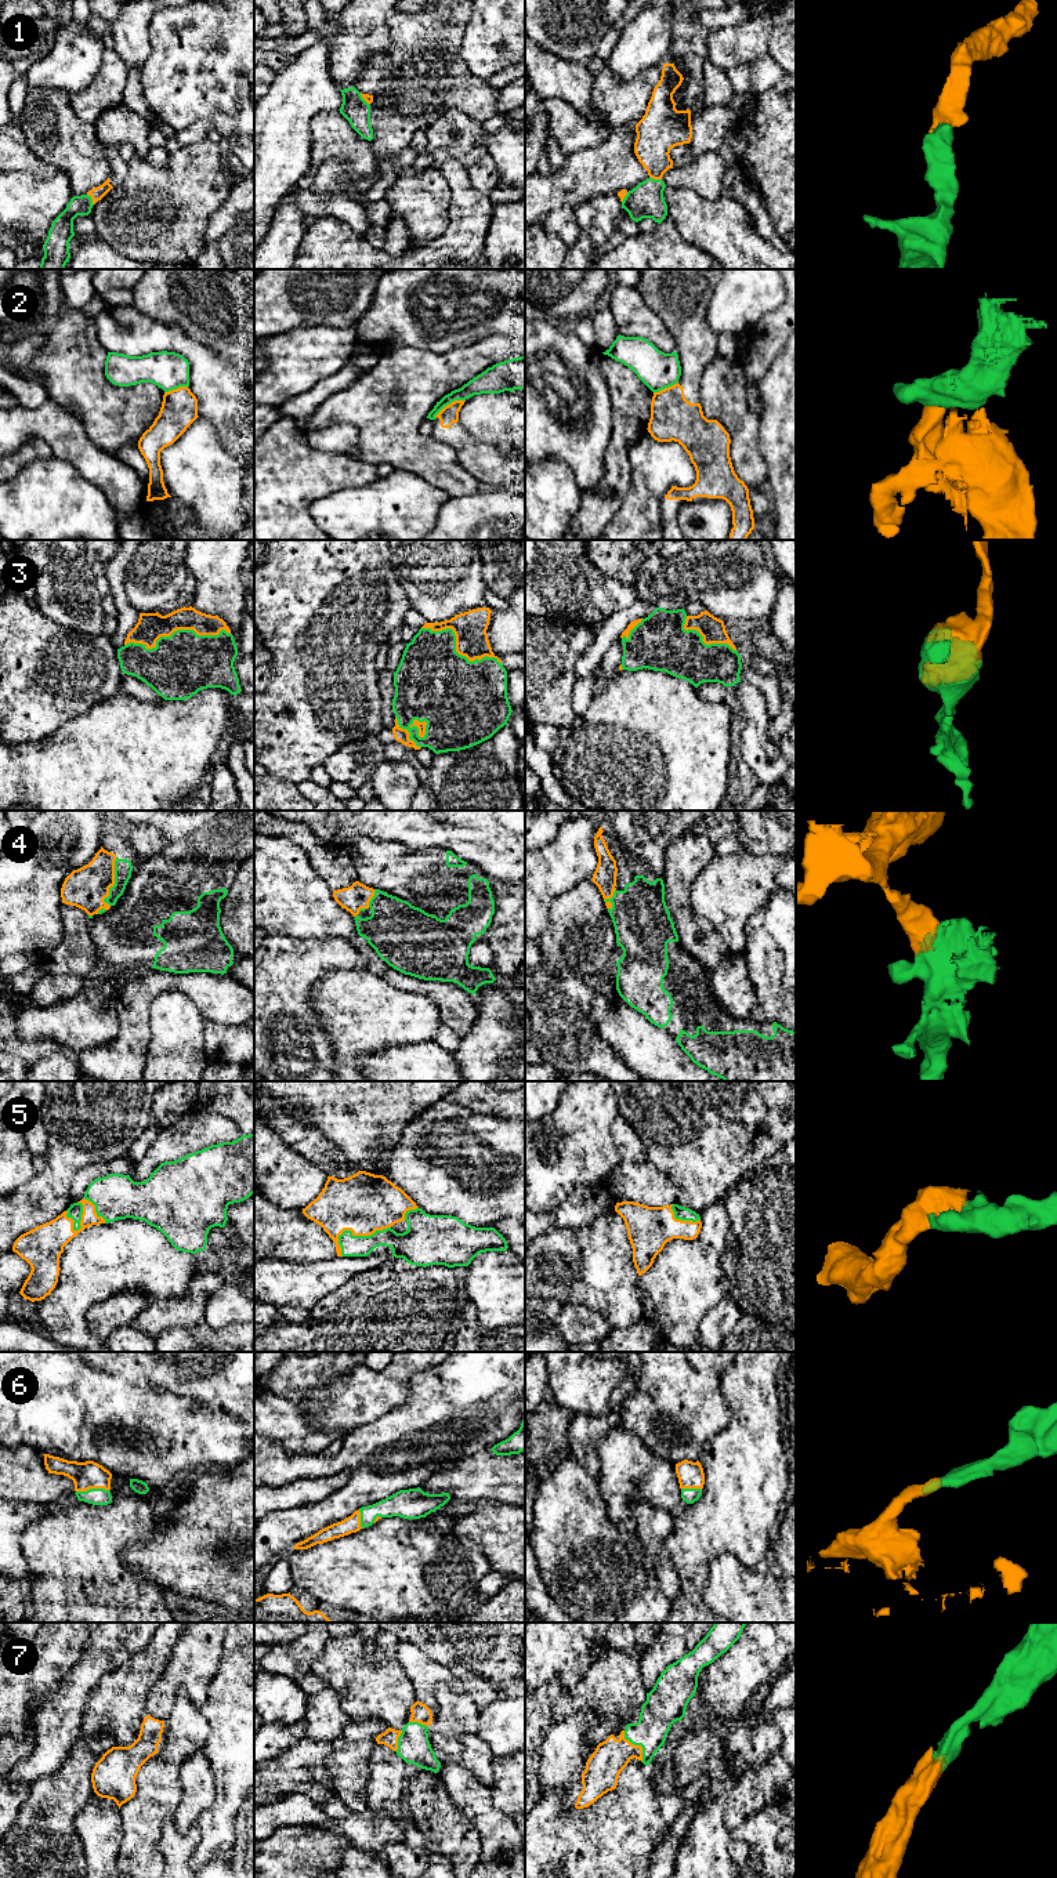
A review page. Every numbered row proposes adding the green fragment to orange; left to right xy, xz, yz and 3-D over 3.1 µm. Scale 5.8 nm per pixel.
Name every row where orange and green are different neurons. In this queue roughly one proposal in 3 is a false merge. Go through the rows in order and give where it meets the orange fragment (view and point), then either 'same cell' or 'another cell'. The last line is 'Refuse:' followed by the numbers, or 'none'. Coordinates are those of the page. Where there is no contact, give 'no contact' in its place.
1: xy (91, 198) | same cell
2: xz (451, 403) | another cell
3: xy (176, 630) | same cell
4: xy (113, 883) | same cell
5: xy (83, 1208) | same cell
6: xy (91, 1487) | same cell
7: yz (637, 1746) | same cell
Refuse: 2

